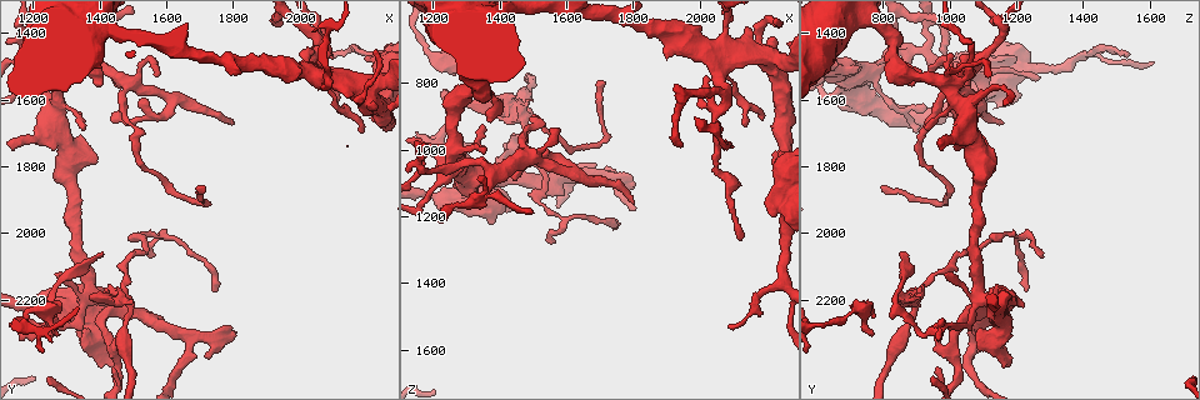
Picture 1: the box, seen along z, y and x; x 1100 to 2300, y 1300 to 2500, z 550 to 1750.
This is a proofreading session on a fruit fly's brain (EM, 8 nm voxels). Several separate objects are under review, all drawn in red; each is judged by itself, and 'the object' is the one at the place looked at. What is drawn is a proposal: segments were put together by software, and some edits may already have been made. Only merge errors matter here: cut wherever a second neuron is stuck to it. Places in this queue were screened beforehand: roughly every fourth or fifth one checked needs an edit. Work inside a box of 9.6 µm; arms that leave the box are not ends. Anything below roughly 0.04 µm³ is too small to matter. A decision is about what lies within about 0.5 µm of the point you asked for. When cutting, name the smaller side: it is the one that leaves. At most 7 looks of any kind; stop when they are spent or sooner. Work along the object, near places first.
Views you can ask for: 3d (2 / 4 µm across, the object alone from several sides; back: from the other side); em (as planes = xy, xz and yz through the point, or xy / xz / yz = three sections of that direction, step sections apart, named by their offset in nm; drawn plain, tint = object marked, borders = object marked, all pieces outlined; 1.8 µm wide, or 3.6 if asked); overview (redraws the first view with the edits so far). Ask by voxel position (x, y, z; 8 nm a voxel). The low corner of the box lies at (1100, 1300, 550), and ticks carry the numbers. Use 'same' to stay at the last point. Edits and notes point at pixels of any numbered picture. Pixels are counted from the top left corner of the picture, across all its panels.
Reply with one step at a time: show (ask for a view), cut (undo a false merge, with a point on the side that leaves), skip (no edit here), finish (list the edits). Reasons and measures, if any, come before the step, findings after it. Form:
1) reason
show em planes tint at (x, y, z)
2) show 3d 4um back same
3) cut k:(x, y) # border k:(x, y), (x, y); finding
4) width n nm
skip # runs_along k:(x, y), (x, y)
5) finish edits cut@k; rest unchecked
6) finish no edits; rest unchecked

branch point
show 3d 4um at (1470, 2200, 900)

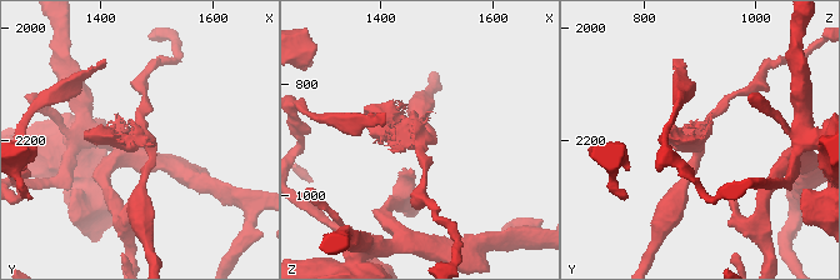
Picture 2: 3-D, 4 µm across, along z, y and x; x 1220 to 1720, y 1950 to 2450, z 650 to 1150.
show em planes plain at (1470, 2200, 895)

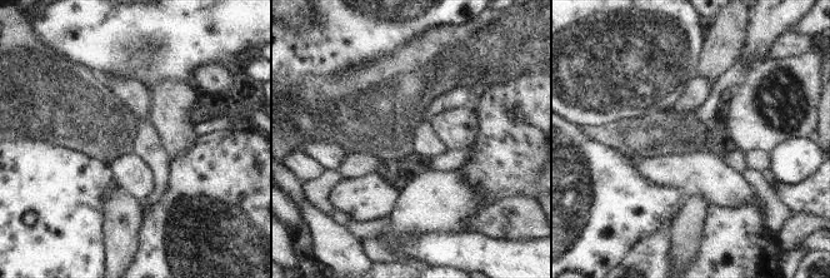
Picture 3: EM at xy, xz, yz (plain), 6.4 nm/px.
with the object marked
show em planes tint same

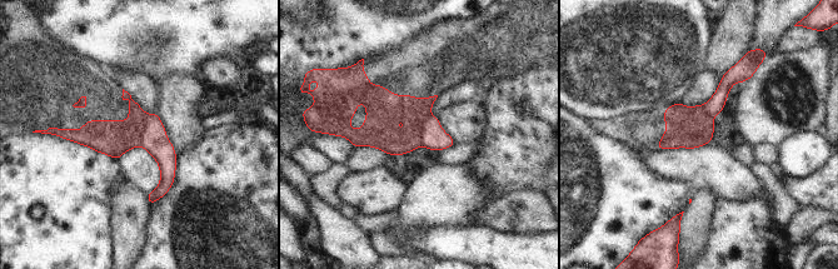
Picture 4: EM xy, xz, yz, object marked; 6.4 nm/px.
width 220 nm
cut 4:(108, 137) # a second neuron is stuck on

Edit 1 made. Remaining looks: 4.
four or more arms meet
show 3d 4um back at (1360, 2190, 1090)

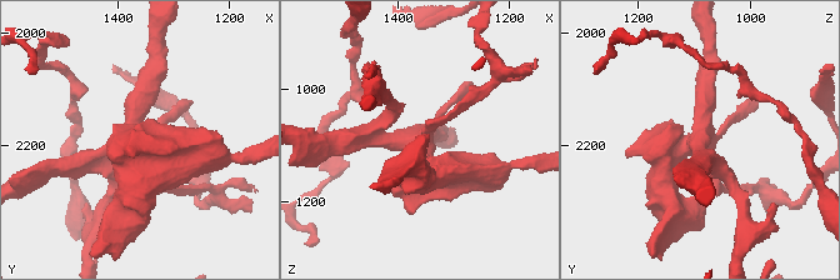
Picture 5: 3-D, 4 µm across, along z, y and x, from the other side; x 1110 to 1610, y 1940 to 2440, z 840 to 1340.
shape alone is not enough
show em 3.6um planes tint at (1360, 2195, 1085)

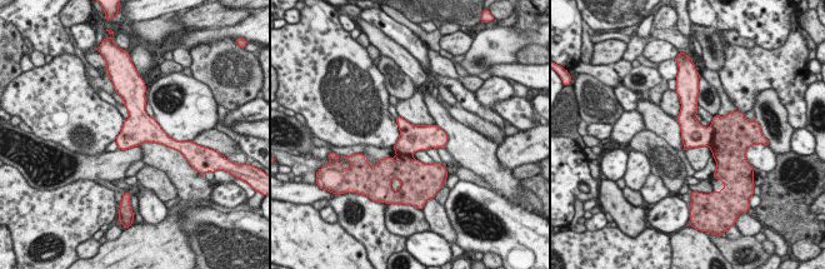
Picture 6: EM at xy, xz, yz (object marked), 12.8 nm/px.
width 320 nm
cut 6:(731, 134) # border 6:(710, 125), (713, 142), (709, 145); a second neuron is stuck on

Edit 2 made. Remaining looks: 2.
four-way junction
show 3d 4um at (2060, 1530, 700)

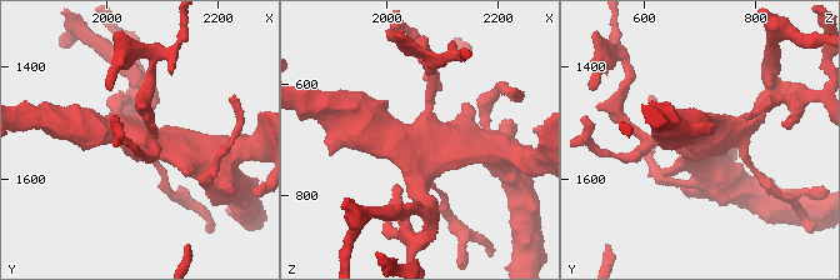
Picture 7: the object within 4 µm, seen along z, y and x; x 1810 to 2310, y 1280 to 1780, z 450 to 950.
need the tissue
show em xz step 16 borders at (2060, 1540, 700)

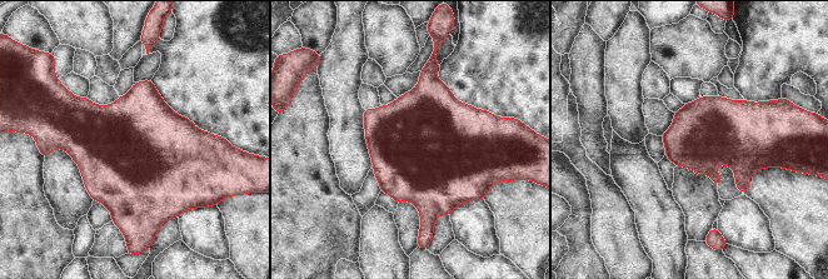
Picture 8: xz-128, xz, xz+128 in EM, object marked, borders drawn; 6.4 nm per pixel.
width 420 nm
skip # continuous, no second neuron

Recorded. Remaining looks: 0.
finish edits cut@4, cut@6; rest unchecked

